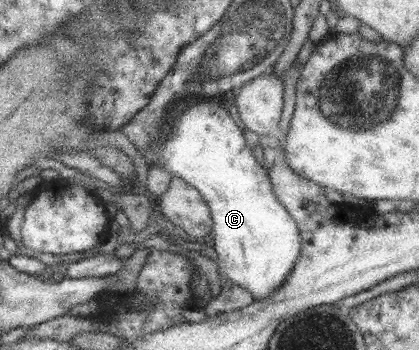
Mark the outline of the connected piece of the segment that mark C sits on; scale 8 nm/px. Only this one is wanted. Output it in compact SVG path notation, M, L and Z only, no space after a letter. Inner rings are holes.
M203 99L197 100L194 105L188 106L181 115L176 116L175 119L170 120L170 127L168 131L164 131L164 137L160 138L159 144L153 147L153 156L148 159L149 162L158 163L163 169L167 170L171 176L178 177L185 183L194 187L199 195L203 198L203 201L209 208L209 213L212 219L212 226L210 233L214 236L214 250L217 255L218 268L225 275L226 279L229 279L231 283L239 285L246 291L248 291L253 299L258 300L266 298L271 292L278 290L287 272L293 267L295 261L297 261L300 248L299 230L295 225L295 220L285 211L285 208L276 200L275 194L272 190L271 182L268 178L268 172L263 168L262 164L259 164L252 154L252 150L247 147L247 143L243 140L243 133L239 129L238 125L234 122L234 119L230 116L230 113L217 104L216 100Z

